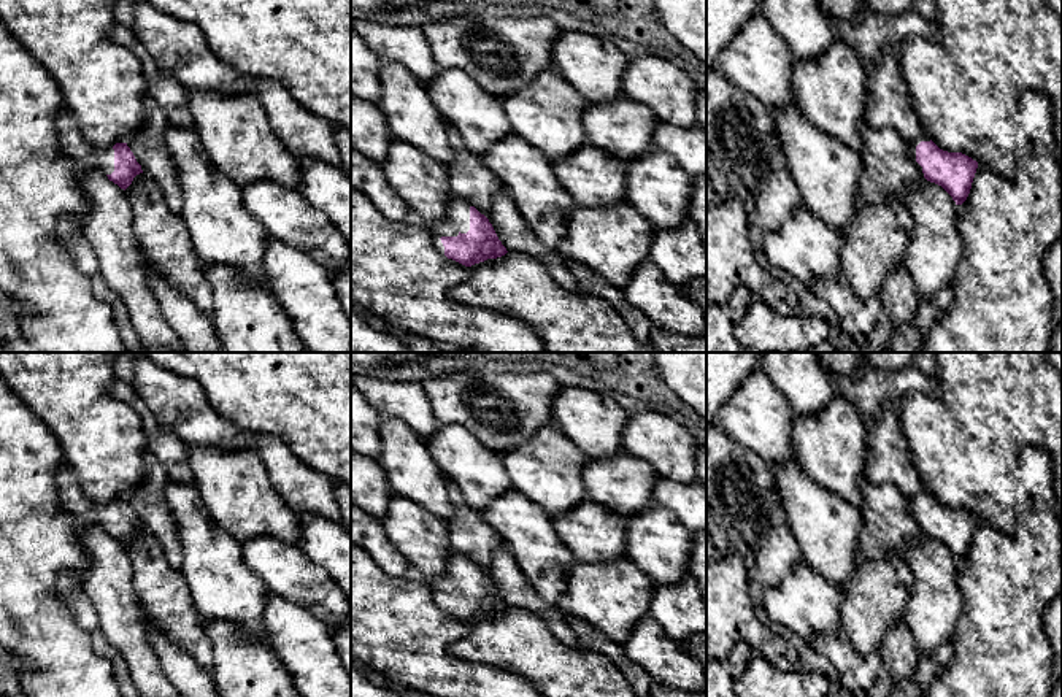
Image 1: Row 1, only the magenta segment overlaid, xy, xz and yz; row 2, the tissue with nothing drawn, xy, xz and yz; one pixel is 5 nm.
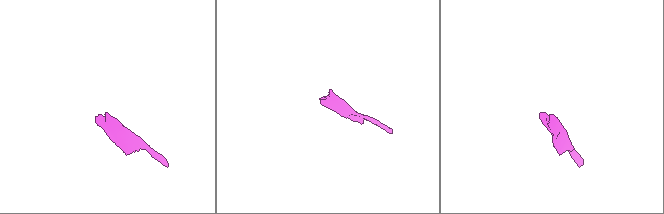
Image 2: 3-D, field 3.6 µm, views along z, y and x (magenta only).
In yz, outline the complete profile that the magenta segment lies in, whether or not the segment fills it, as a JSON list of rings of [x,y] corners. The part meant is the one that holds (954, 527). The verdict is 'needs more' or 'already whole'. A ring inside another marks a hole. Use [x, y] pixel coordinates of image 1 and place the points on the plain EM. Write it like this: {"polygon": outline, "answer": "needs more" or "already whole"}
{"polygon": [[[927,491],[906,499],[908,510],[930,538],[941,541],[956,557],[962,560],[972,545],[978,518],[962,508],[940,505]]], "answer": "needs more"}

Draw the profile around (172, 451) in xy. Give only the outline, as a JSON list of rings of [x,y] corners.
[[[116,379],[111,394],[129,403],[138,413],[143,432],[148,438],[148,451],[165,467],[170,479],[194,483],[192,470],[187,464],[189,445],[176,433],[159,427],[151,410],[132,384]]]

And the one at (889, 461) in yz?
[[[886,403],[878,419],[865,422],[868,457],[865,478],[873,484],[895,486],[905,499],[925,491],[902,430],[897,406]]]

